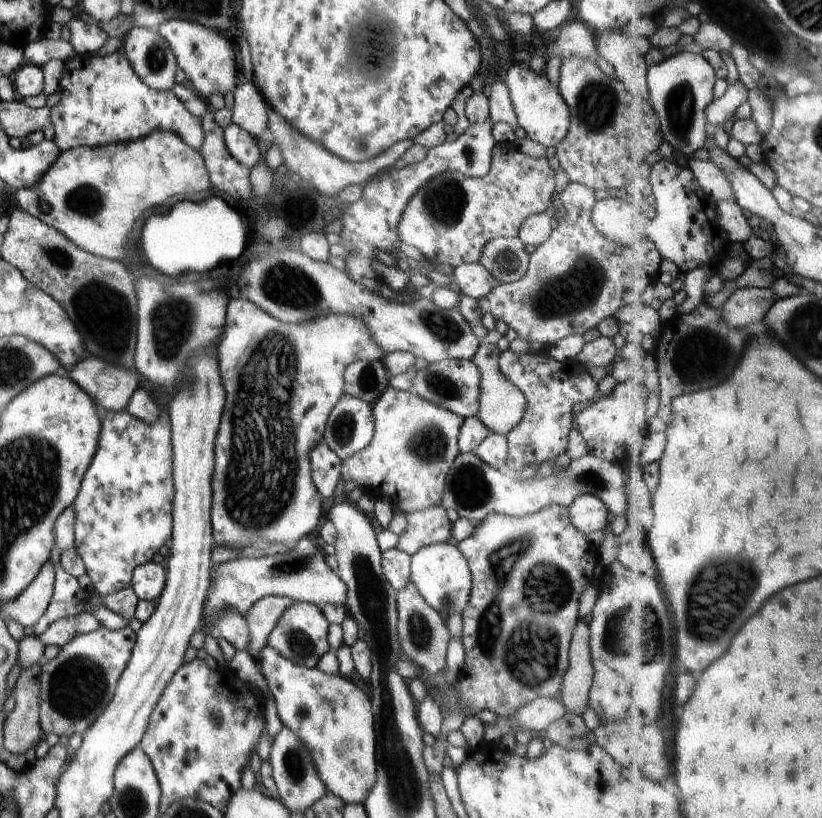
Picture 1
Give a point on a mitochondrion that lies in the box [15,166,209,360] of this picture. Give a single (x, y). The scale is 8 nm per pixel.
(85, 200)

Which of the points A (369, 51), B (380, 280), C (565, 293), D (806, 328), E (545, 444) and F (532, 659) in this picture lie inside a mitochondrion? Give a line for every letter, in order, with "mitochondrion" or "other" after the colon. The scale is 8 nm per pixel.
A: mitochondrion
B: other
C: mitochondrion
D: mitochondrion
E: other
F: mitochondrion

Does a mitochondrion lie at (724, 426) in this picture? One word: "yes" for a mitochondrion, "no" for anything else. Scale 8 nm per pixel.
no

